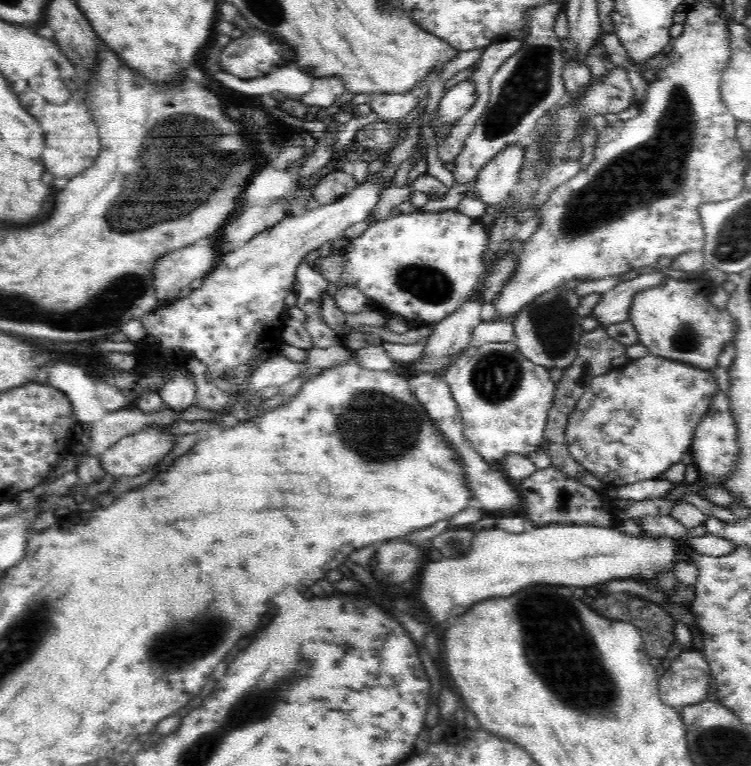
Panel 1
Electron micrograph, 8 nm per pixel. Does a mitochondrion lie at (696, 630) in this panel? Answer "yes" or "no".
no

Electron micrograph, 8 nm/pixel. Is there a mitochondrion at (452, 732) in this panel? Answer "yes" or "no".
no

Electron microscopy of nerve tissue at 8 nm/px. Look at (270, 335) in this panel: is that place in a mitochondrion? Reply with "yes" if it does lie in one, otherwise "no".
no

